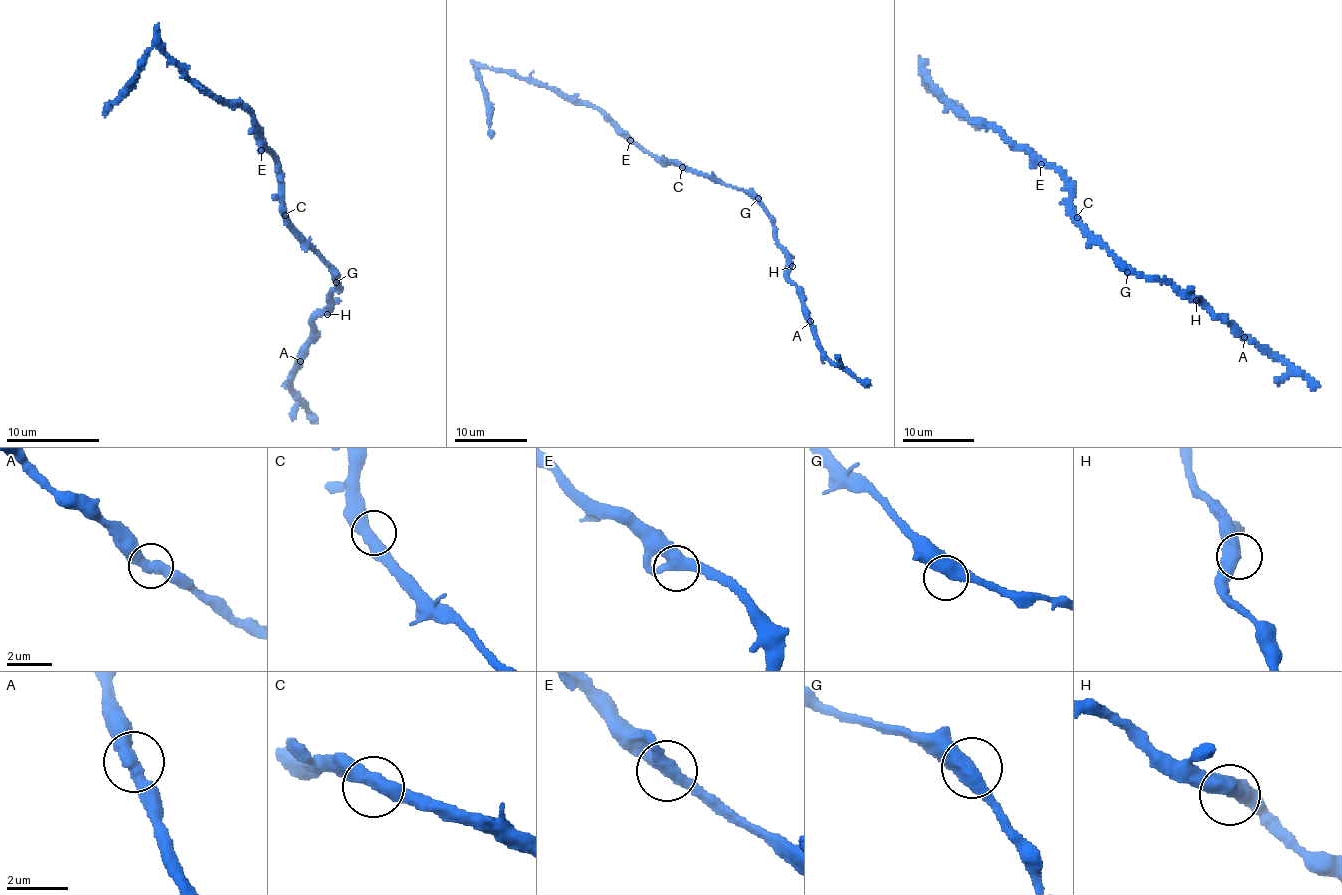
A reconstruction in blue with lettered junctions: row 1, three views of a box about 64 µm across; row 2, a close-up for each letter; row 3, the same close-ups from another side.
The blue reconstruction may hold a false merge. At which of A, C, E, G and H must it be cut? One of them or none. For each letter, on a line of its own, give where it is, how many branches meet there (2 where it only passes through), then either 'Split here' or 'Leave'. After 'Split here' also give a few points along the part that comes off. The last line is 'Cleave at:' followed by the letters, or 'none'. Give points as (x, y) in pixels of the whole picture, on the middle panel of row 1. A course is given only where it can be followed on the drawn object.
A: Place: (810, 321). Branches: 2. Leave
C: Place: (682, 167). Branches: 2. Leave
E: Place: (630, 140). Branches: 2. Leave
G: Place: (758, 198). Branches: 2. Leave
H: Place: (792, 266). Branches: 2. Leave
Cleave at: none

